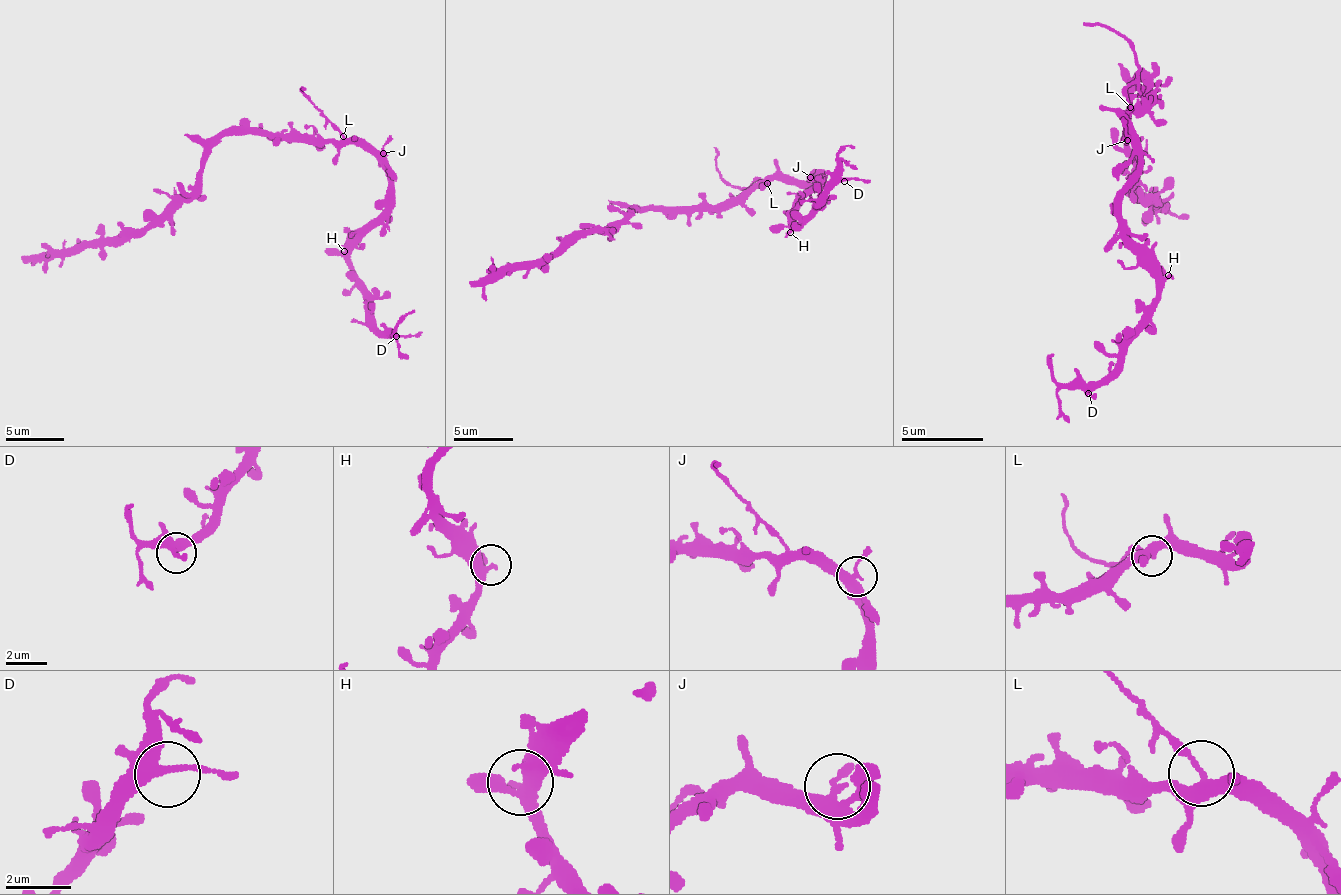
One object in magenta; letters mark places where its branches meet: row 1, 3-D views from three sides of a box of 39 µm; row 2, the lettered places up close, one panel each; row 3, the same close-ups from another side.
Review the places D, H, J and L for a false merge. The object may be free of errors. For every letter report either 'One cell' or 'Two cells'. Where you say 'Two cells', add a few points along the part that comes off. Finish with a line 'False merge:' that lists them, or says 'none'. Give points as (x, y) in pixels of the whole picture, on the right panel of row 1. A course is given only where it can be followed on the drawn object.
D: One cell
H: One cell
J: One cell
L: Two cells. Course of the part to remove: (1131, 106), (1126, 92), (1137, 54), (1106, 27), (1082, 24)
False merge: L

